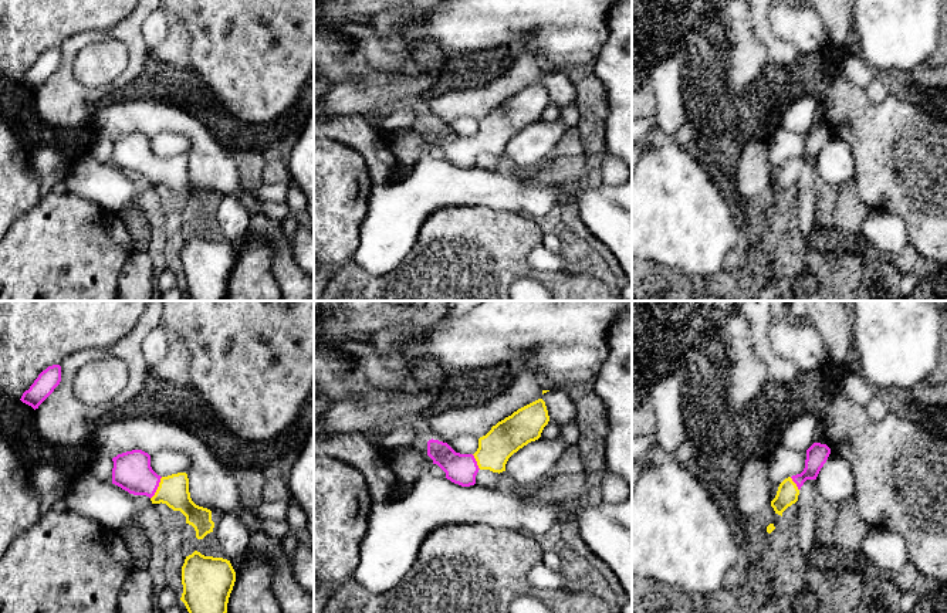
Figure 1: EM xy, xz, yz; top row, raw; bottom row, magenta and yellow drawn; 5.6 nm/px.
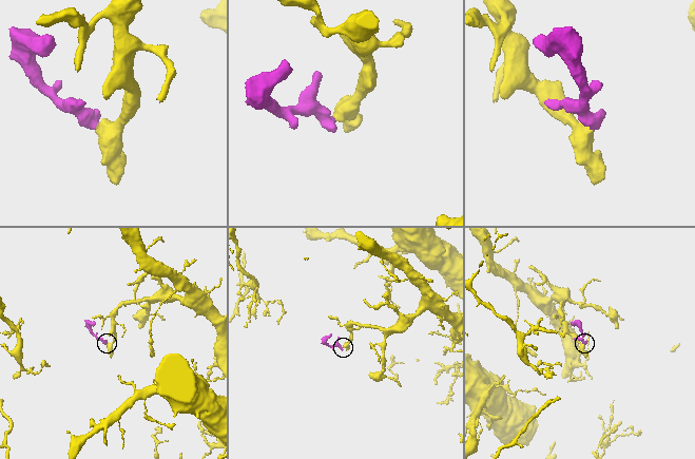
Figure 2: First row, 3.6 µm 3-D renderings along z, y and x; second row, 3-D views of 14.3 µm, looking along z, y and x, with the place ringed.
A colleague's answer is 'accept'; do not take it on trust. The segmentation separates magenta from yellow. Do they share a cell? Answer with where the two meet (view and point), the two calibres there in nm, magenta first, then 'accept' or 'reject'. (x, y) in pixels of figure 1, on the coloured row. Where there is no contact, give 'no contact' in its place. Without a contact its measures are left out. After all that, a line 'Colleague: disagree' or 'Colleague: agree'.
xy (156, 488) | 220/180 nm | accept
Colleague: agree

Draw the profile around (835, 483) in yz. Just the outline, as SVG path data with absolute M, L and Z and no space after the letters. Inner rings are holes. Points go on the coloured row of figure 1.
M829 454L816 477L816 494L832 504L842 504L855 497L852 467L839 454Z

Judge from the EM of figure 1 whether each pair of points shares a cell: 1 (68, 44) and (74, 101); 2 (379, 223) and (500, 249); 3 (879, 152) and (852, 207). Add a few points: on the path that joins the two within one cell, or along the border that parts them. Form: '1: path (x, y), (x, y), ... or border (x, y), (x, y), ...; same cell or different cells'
1: path (67, 58), (67, 87); same cell
2: border (443, 209), (429, 216), (413, 247), (401, 260); different cells
3: border (855, 183), (858, 196), (871, 209); different cells

